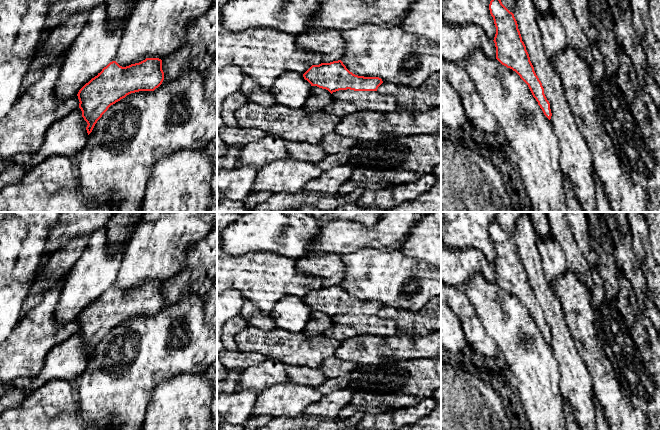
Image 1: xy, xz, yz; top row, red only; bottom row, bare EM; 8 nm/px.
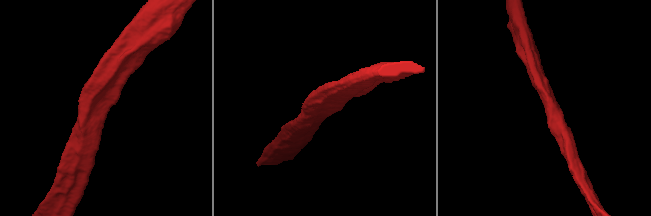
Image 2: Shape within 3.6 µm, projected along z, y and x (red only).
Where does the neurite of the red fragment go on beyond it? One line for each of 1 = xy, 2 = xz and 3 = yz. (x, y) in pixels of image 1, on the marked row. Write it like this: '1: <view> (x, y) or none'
1: xy (114, 166)
2: xz (390, 53)
3: yz (529, 136)

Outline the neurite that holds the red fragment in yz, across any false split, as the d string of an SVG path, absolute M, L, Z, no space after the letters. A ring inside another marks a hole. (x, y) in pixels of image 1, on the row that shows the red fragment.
M491 0L490 14L496 27L494 43L496 58L488 58L480 48L475 48L460 65L470 76L487 111L498 122L500 135L506 149L511 153L518 176L521 178L525 193L531 204L532 212L569 212L566 202L565 178L560 168L560 145L550 121L550 103L544 94L541 81L534 71L526 46L522 41L514 14L501 0Z

